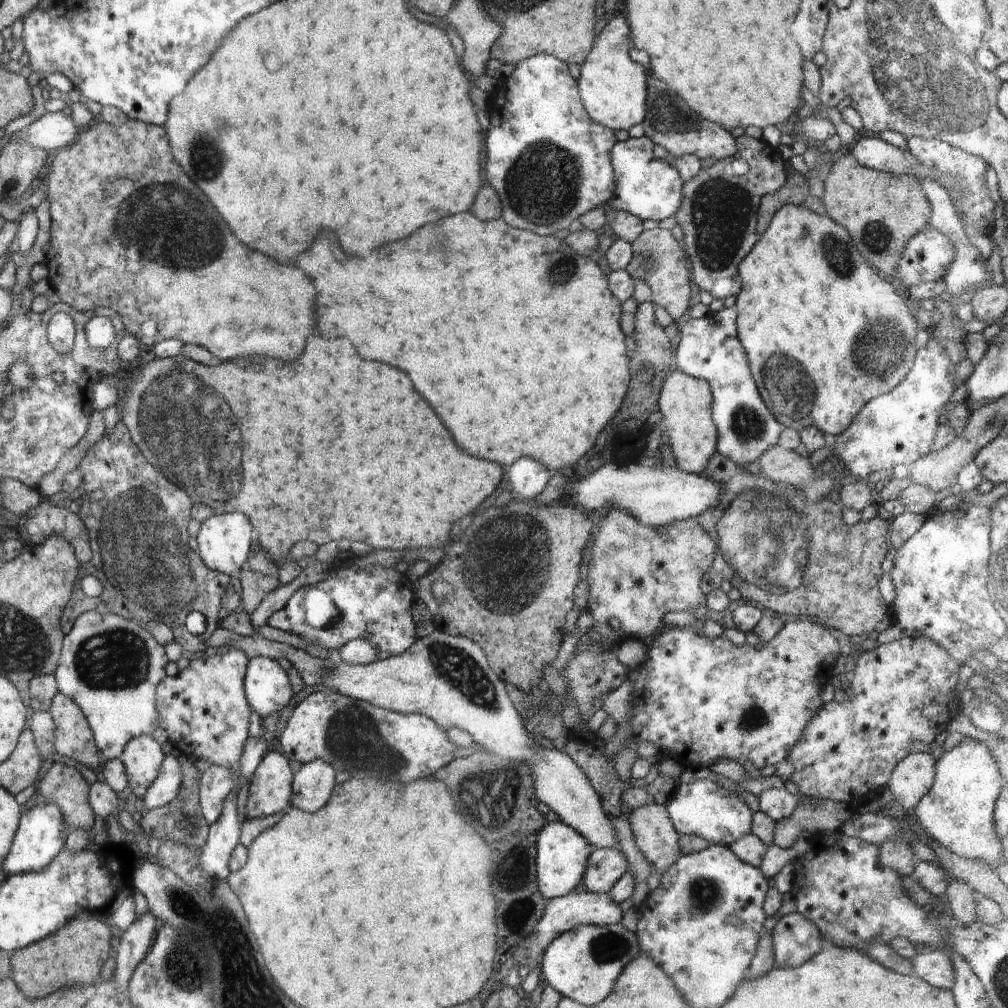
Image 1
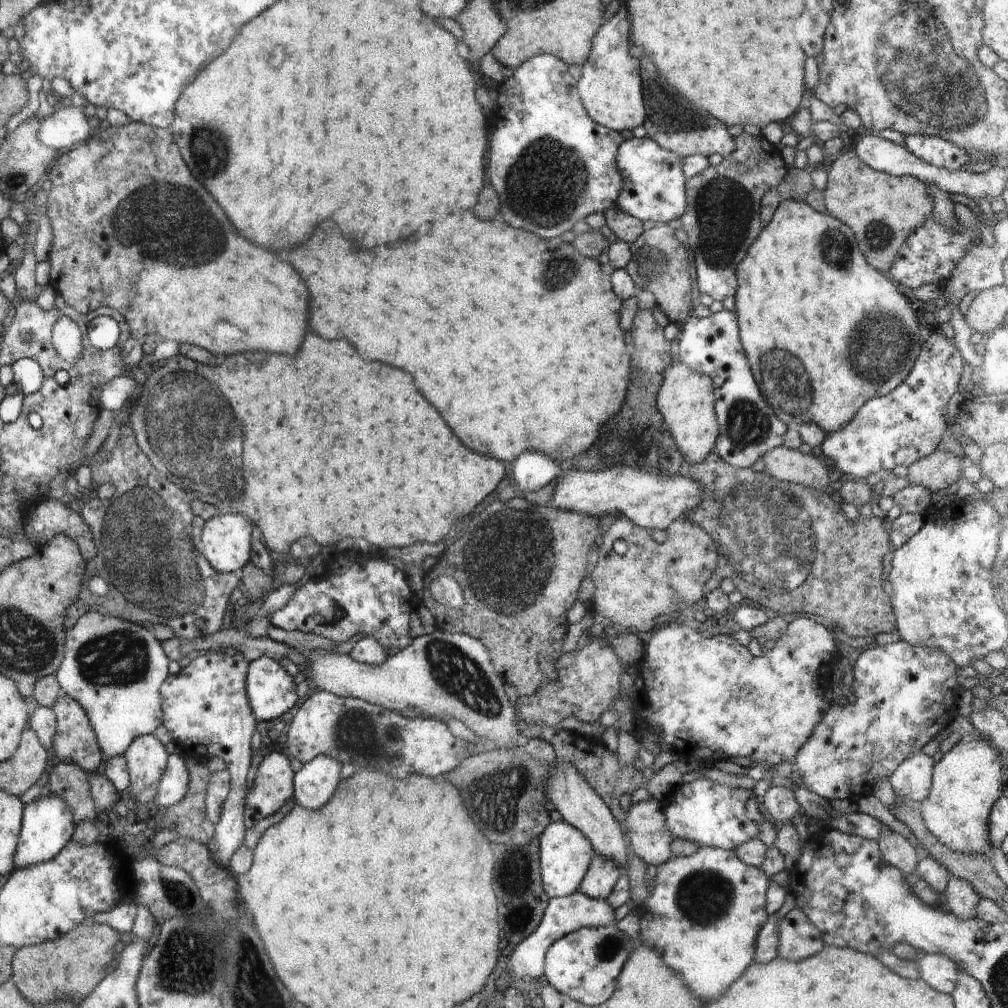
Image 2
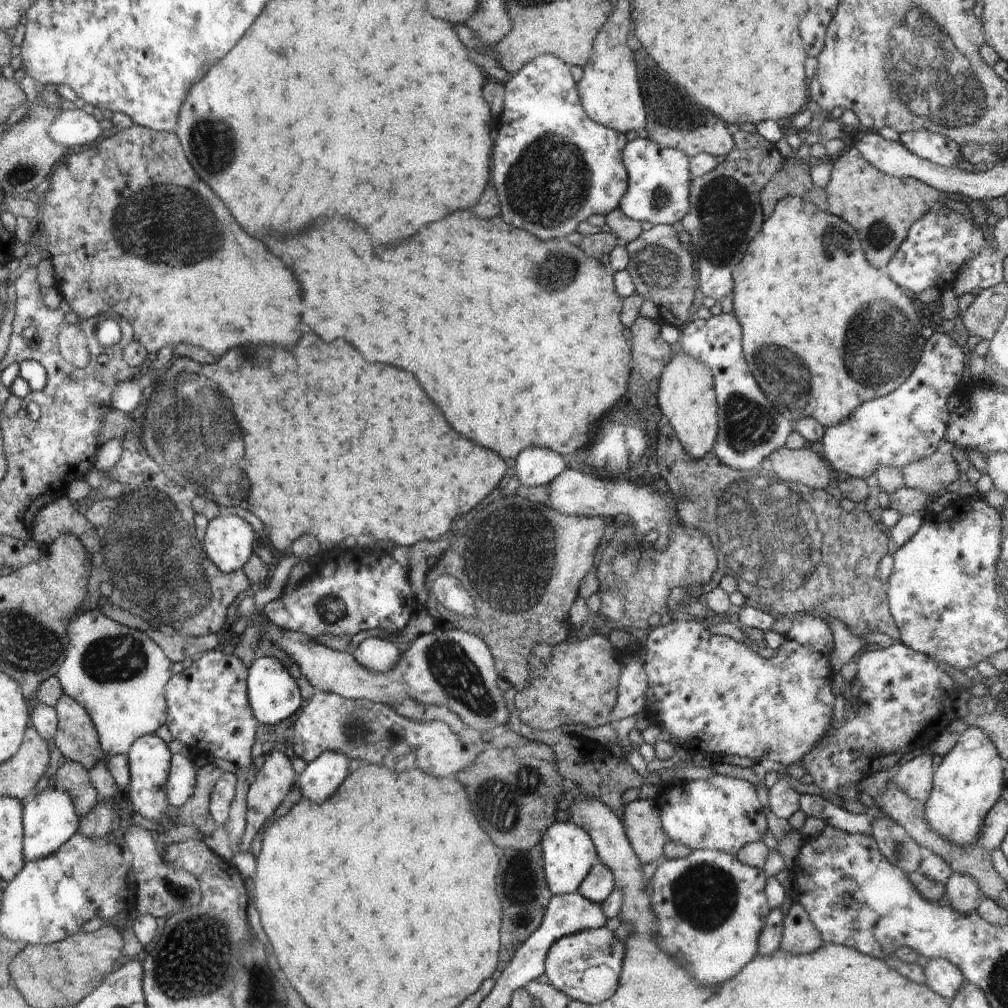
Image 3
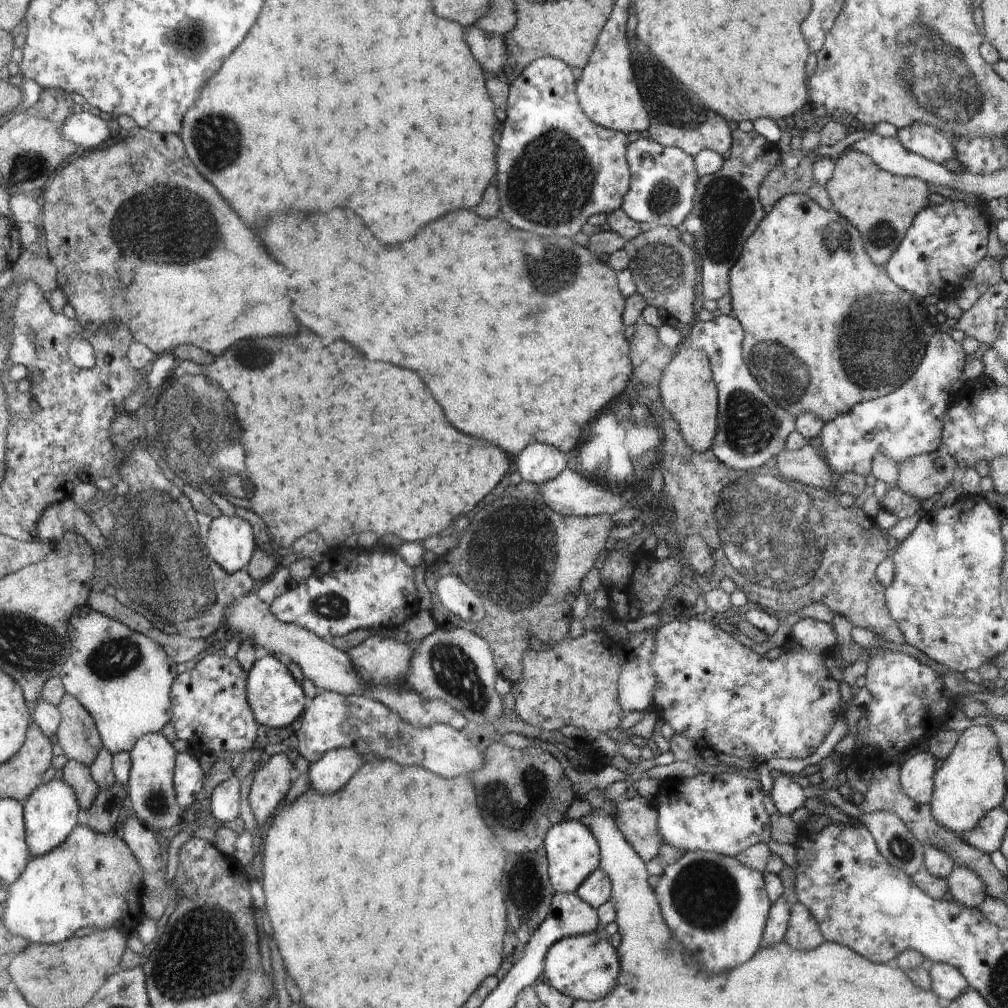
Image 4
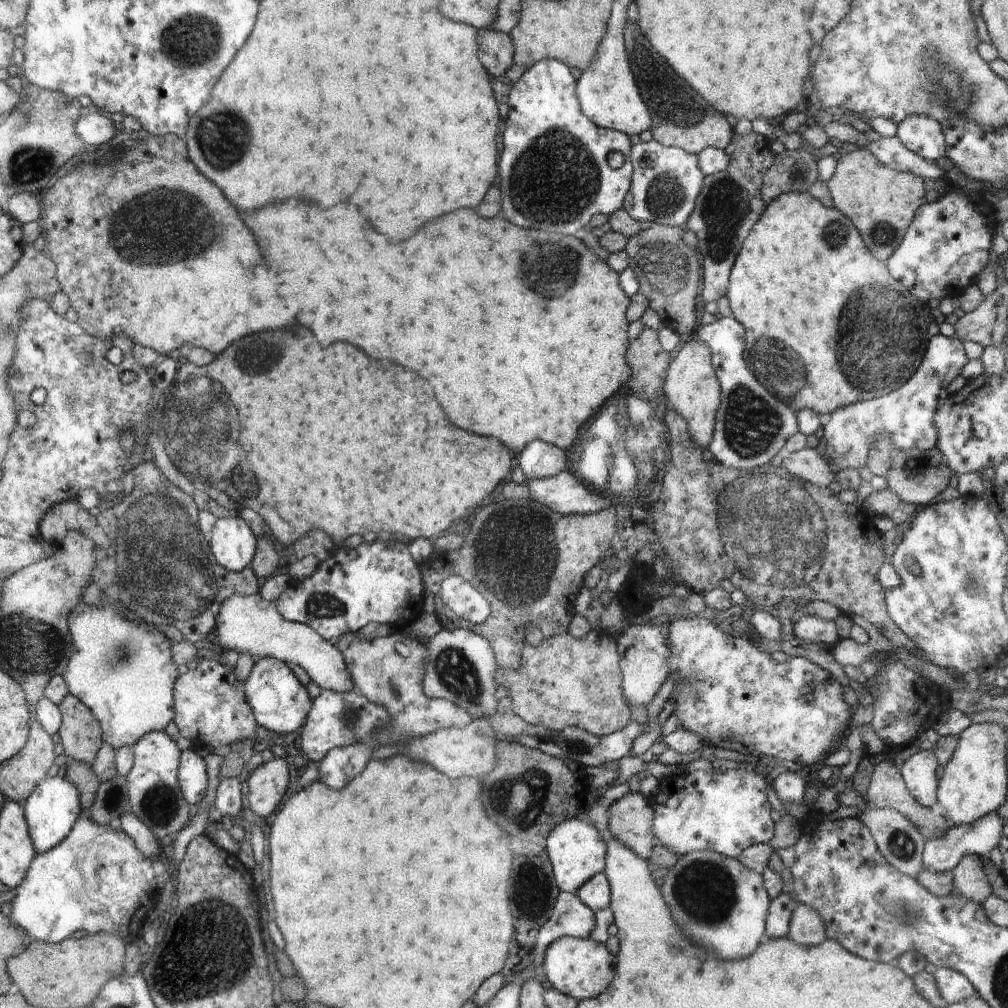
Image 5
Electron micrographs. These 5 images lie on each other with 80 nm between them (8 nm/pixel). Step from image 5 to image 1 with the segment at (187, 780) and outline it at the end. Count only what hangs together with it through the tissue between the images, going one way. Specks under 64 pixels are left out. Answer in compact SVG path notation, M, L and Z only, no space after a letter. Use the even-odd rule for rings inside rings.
M174 755L167 756L164 765L159 769L159 777L150 787L145 796L142 796L143 806L150 811L168 804L178 796L182 784L182 770L180 762Z

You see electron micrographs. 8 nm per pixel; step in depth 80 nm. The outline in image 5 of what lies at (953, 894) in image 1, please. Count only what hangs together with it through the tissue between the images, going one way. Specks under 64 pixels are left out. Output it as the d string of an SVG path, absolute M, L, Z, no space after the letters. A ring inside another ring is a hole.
M965 855L951 873L952 886L958 891L960 898L982 905L992 895L992 887L977 855Z

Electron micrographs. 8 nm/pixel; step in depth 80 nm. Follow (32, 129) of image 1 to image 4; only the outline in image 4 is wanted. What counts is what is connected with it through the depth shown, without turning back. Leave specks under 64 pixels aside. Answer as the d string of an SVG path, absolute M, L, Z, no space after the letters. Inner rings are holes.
M74 112L60 126L60 134L68 142L82 148L98 148L110 134L108 124L90 112Z

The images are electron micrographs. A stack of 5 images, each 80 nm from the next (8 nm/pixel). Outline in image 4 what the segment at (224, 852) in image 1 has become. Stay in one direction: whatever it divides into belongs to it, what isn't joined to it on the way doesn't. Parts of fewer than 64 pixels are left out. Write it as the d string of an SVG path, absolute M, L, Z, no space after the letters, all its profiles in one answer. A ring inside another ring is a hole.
M208 654L192 668L178 674L172 684L176 708L172 708L172 724L176 738L192 746L224 746L230 754L244 753L256 740L255 714L247 700L247 677L236 658Z

